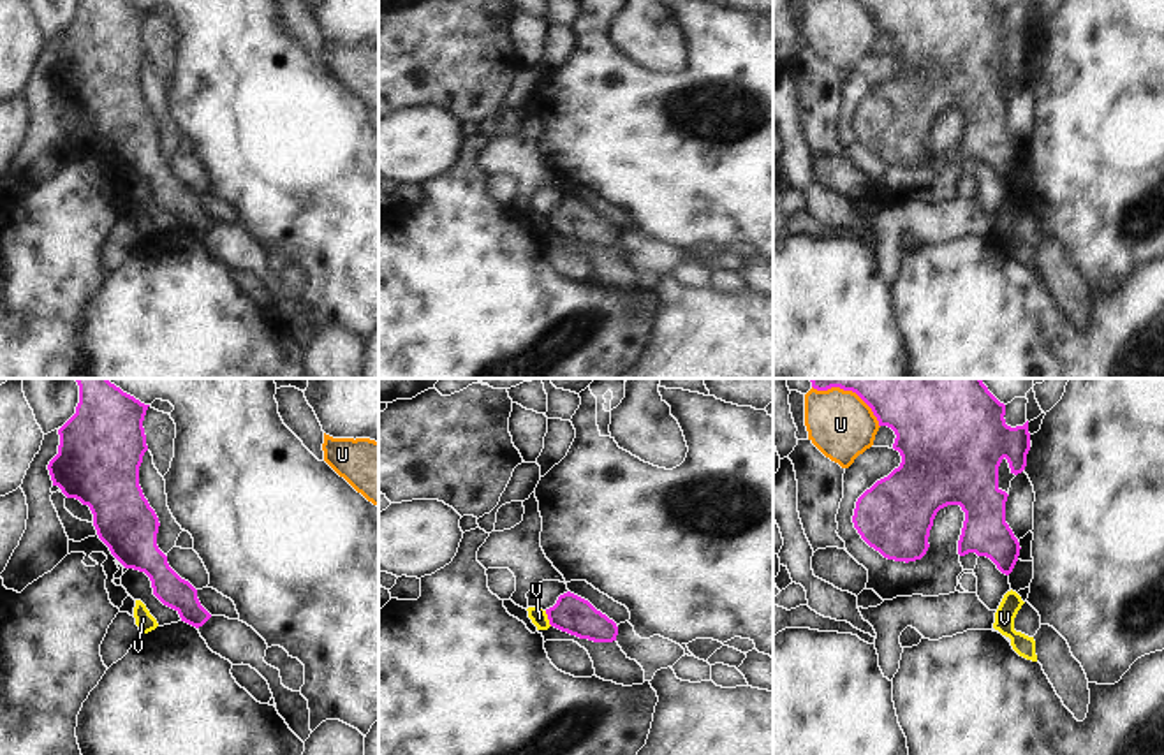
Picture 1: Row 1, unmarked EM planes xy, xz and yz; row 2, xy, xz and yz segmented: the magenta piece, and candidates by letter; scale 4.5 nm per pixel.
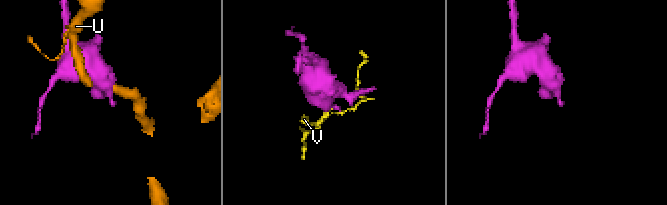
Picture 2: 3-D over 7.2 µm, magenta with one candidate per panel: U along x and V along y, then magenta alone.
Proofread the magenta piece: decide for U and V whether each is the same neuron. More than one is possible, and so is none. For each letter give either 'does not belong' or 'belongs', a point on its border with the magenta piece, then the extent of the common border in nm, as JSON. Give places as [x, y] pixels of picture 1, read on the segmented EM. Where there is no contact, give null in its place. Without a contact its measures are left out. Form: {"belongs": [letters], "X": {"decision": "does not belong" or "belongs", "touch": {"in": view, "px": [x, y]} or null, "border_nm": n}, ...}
{"belongs": [], "U": {"decision": "does not belong", "touch": {"in": "yz", "px": [851, 389]}, "border_nm": 360}, "V": {"decision": "does not belong", "touch": {"in": "xz", "px": [548, 618]}, "border_nm": 80}}

